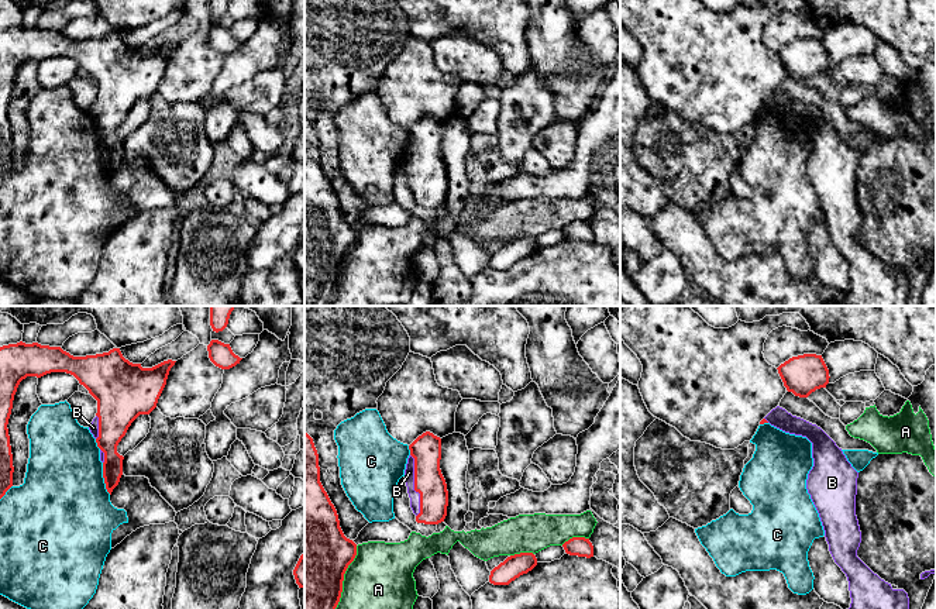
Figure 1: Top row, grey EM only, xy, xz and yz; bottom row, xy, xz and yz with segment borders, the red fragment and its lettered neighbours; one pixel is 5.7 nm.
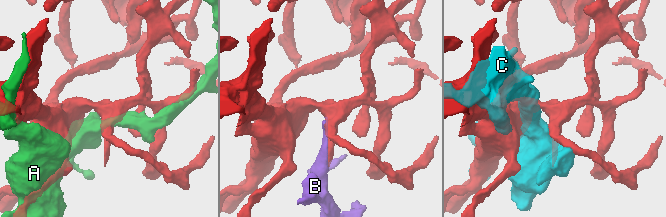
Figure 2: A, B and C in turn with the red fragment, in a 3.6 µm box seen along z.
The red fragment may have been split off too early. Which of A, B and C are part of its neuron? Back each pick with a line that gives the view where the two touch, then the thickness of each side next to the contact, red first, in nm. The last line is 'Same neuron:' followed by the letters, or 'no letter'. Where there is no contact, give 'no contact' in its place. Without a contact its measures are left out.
B: meets red in xz; 170 nm thick on the red side, 60 nm on the other
Same neuron: B

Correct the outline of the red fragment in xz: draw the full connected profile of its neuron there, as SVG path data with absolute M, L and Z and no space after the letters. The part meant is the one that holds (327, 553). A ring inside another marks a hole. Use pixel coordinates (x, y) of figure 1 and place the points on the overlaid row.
M304 433L304 609L335 609L357 544L340 527L320 482L319 454Z

